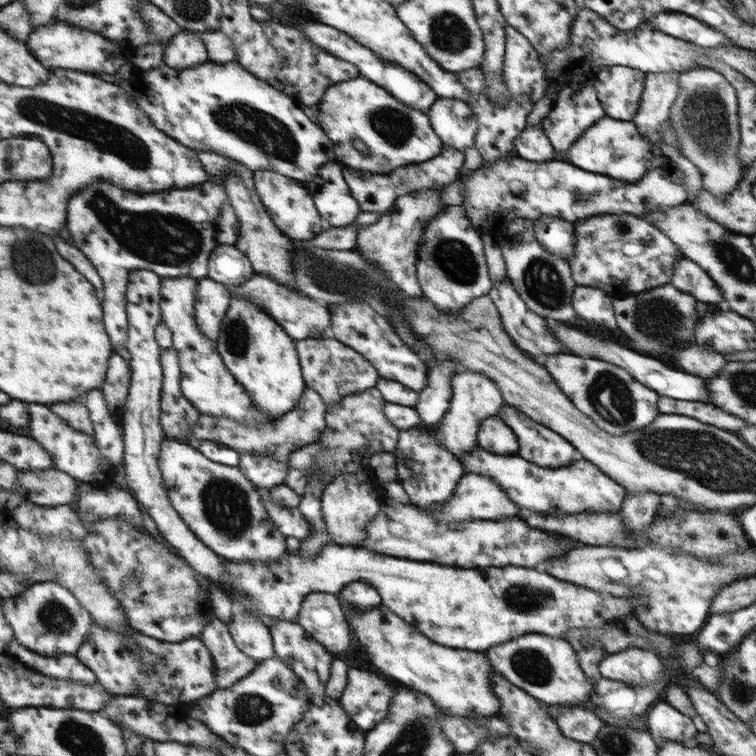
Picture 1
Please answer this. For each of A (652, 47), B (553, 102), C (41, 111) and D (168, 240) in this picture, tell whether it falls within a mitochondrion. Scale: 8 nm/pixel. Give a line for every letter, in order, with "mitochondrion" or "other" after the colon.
A: other
B: other
C: mitochondrion
D: mitochondrion

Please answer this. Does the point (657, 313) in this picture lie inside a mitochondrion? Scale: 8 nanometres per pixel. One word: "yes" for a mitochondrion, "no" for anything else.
yes

